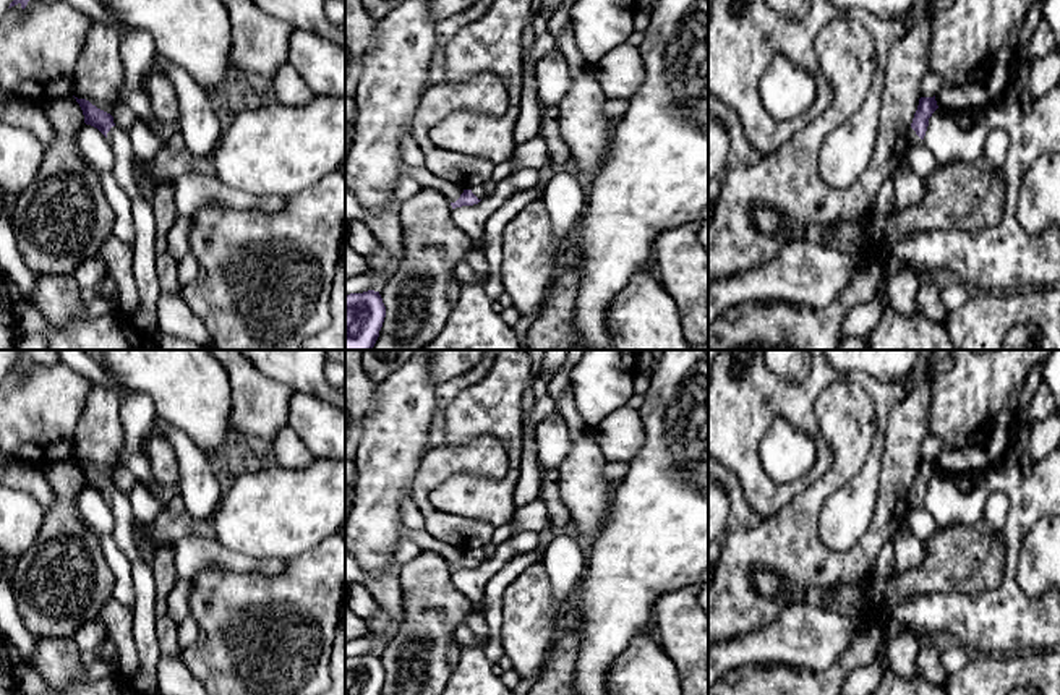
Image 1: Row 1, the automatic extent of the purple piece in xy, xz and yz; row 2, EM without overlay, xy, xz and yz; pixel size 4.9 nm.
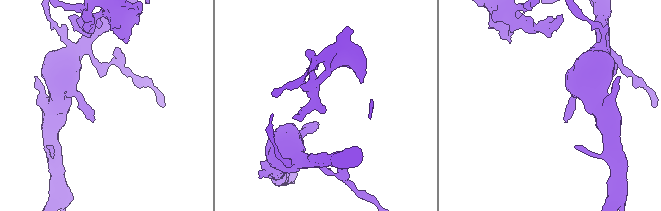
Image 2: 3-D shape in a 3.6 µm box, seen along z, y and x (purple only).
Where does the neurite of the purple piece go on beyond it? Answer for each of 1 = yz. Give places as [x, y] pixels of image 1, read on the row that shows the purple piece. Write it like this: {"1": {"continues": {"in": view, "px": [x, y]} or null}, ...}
{"1": {"continues": {"in": "yz", "px": [913, 138]}}}

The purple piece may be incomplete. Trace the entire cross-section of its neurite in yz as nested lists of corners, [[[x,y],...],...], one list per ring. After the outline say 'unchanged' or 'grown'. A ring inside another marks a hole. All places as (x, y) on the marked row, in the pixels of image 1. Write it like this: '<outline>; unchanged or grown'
[[[935,96],[919,99],[919,105],[911,123],[911,131],[908,134],[908,144],[922,143],[929,126],[929,118],[937,109],[938,105],[937,105]]]; grown

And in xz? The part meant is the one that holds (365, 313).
[[[379,292],[345,295],[345,350],[373,350],[384,318]]]; unchanged

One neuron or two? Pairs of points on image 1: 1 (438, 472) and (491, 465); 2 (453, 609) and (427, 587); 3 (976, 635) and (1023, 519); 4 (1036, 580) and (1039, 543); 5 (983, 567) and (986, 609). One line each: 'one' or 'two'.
1: one
2: one
3: one
4: one
5: two

